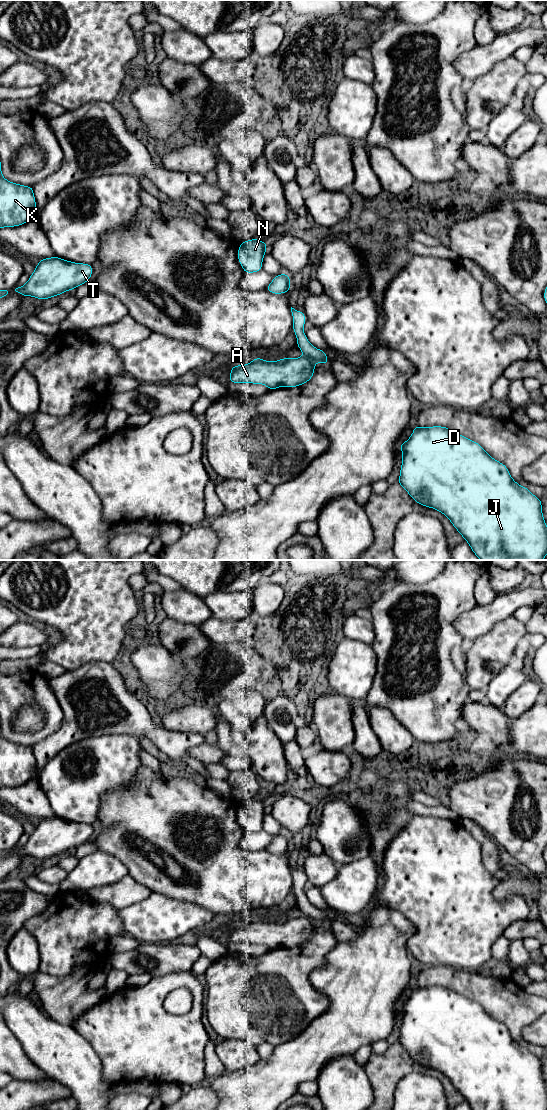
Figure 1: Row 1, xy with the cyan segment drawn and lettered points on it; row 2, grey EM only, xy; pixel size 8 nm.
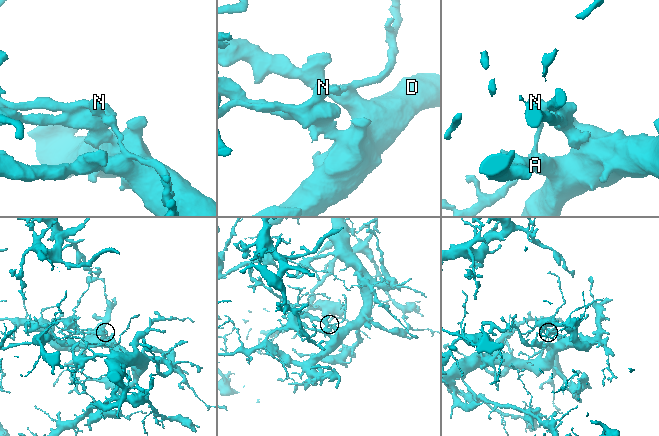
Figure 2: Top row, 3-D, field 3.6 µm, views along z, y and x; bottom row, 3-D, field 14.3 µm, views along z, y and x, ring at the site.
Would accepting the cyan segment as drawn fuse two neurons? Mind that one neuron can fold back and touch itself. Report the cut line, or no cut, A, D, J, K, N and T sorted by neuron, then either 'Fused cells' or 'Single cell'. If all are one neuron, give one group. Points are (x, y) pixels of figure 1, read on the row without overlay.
Split along xy (304, 915), (314, 922). Groups: A D J T / K N. Fused cells

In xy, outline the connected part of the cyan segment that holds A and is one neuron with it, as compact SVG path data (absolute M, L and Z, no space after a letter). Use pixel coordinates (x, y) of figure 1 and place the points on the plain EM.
M306 916L265 921L256 917L246 925L235 925L230 930L230 943L263 944L269 950L279 947L298 947L314 935L315 922Z

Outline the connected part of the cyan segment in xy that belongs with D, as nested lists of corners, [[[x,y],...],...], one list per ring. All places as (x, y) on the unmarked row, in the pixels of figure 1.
[[[415,986],[408,1000],[400,1004],[403,1012],[402,1025],[398,1043],[408,1052],[411,1058],[422,1066],[433,1068],[445,1075],[461,1096],[467,1101],[471,1110],[547,1110],[547,1085],[542,1073],[541,1060],[533,1055],[526,1047],[519,1045],[511,1037],[508,1028],[501,1022],[492,1018],[482,1006],[463,995],[443,986],[420,987]]]

